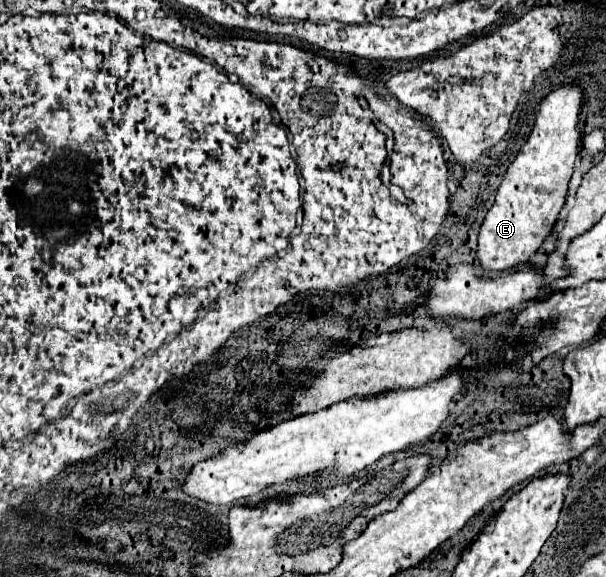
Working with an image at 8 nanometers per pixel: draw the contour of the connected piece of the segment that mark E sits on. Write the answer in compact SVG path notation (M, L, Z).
M563 86L541 102L535 126L517 158L507 168L495 204L487 212L479 232L477 260L485 272L507 272L527 264L553 230L565 204L567 184L579 154L579 112L581 90L577 86Z

